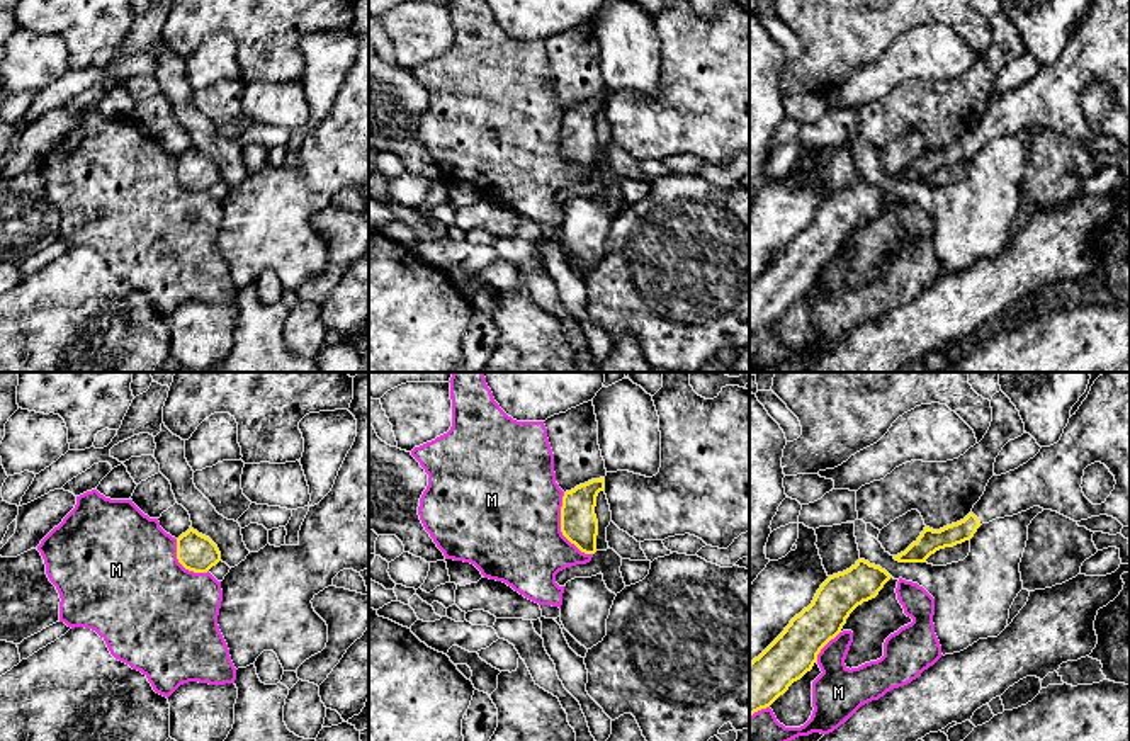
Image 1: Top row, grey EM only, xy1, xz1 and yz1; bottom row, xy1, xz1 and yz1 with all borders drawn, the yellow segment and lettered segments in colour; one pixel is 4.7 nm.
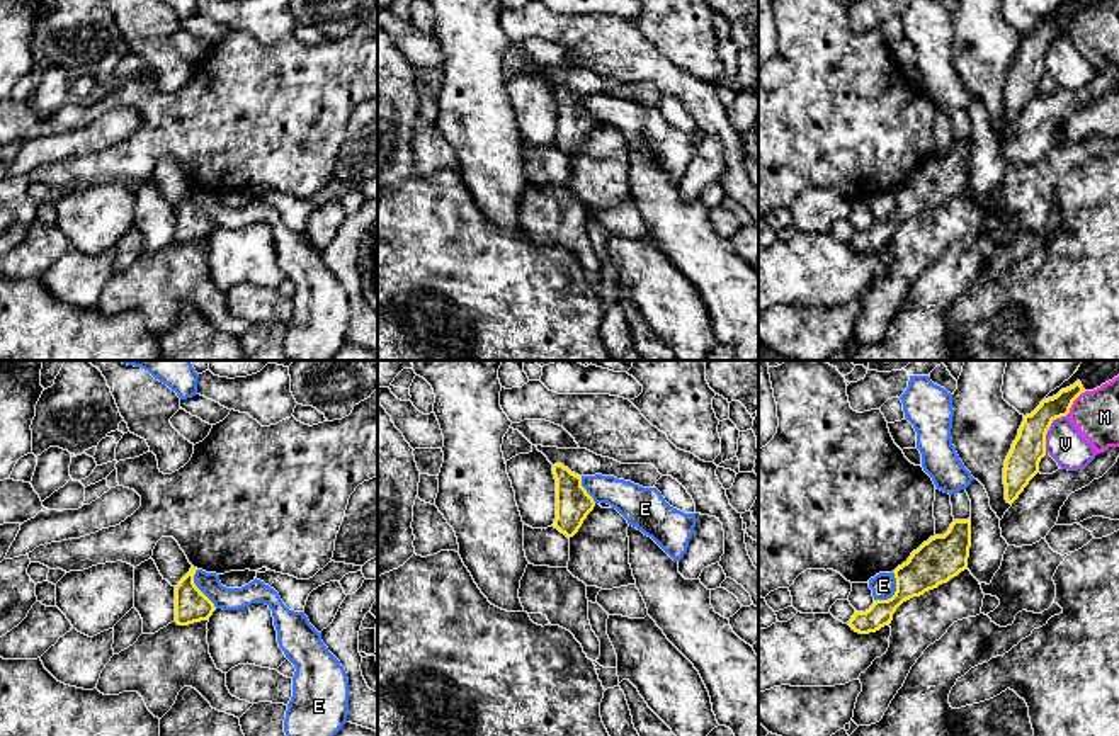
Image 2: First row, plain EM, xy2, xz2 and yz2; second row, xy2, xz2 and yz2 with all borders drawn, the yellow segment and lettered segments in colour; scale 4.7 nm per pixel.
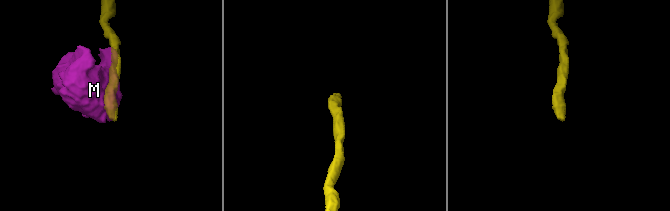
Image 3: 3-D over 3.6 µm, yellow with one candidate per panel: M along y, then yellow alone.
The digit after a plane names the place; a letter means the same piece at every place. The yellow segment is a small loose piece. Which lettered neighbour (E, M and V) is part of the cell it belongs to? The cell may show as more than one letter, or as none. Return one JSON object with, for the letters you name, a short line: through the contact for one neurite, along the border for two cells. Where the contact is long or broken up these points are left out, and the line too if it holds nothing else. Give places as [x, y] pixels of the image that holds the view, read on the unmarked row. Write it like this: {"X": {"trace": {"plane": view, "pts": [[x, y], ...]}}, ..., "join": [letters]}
{"join": []}

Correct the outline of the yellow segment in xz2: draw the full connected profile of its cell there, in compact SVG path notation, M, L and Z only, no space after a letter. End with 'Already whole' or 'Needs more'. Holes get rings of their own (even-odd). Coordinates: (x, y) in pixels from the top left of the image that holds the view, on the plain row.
M554 83L553 93L556 99L556 138L553 146L570 158L594 129L595 121L582 105L582 95L563 83Z. Already whole

